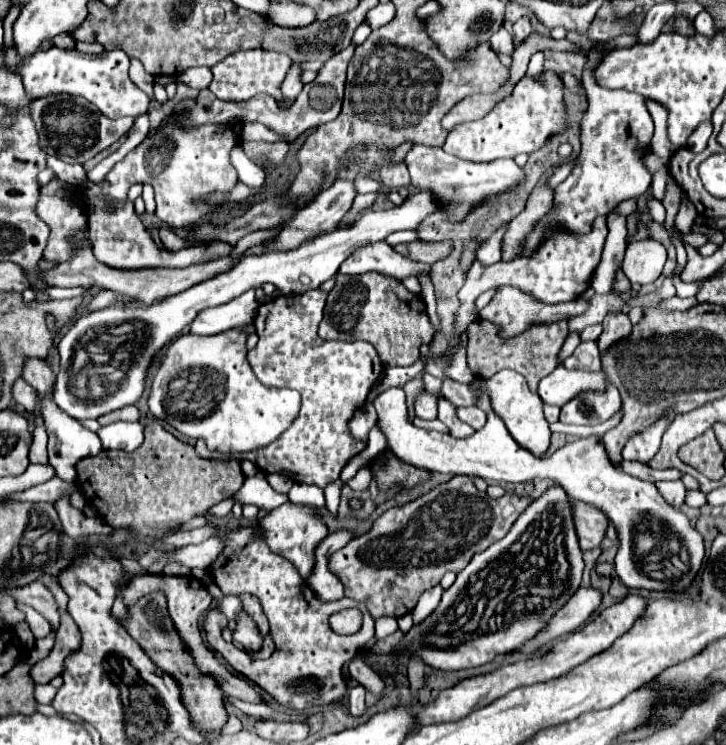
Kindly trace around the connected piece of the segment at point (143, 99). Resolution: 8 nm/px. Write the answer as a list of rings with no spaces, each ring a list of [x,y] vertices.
[[[52,46],[48,50],[36,50],[34,54],[20,58],[16,48],[8,48],[4,50],[4,66],[22,76],[30,102],[52,94],[82,96],[108,118],[120,118],[120,116],[136,118],[144,114],[150,104],[148,96],[128,76],[130,58],[128,54],[124,54],[124,50],[110,50],[94,56],[94,54],[82,54],[76,48],[66,50]]]

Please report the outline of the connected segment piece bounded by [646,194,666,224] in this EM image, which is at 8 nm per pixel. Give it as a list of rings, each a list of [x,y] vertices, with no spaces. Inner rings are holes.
[[[650,194],[650,196],[648,196],[648,200],[646,200],[646,206],[648,206],[648,212],[650,212],[652,220],[656,220],[656,222],[660,222],[660,224],[664,224],[666,212],[664,212],[662,202],[658,202],[658,200],[656,200],[656,198]]]

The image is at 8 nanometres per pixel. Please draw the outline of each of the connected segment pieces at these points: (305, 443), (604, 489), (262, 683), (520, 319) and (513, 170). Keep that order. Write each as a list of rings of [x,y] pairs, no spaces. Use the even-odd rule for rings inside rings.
[[[310,290],[298,296],[278,296],[264,306],[258,308],[254,326],[258,330],[258,344],[254,350],[248,352],[248,362],[254,372],[254,376],[270,388],[292,388],[298,390],[302,396],[300,404],[300,414],[292,422],[292,426],[280,434],[280,438],[260,450],[250,450],[250,452],[234,452],[234,454],[224,454],[224,452],[210,452],[208,446],[204,446],[204,440],[196,442],[198,454],[204,458],[242,458],[254,462],[258,468],[262,468],[266,474],[272,474],[272,470],[282,472],[290,476],[294,482],[302,484],[316,484],[324,488],[326,484],[334,482],[342,468],[366,448],[366,442],[356,440],[348,432],[348,422],[354,418],[354,412],[360,410],[368,398],[370,388],[380,380],[384,364],[380,362],[376,348],[364,340],[342,341],[342,340],[322,340],[318,336],[318,324],[322,318],[322,310],[326,304],[326,292],[322,290]]]
[[[390,388],[382,392],[376,400],[373,401],[374,408],[378,412],[378,424],[382,432],[388,438],[388,448],[406,464],[412,464],[422,470],[430,472],[446,472],[446,474],[466,474],[466,476],[480,476],[490,482],[530,482],[534,478],[546,478],[552,480],[554,484],[562,486],[564,492],[572,500],[580,500],[586,504],[596,506],[600,512],[606,514],[610,524],[616,526],[618,530],[618,554],[616,554],[616,574],[628,588],[644,588],[644,590],[668,590],[668,592],[680,592],[690,586],[694,580],[696,572],[702,566],[704,558],[704,540],[702,536],[690,526],[688,518],[670,506],[656,486],[652,482],[644,482],[638,478],[632,478],[630,474],[624,474],[620,468],[612,464],[608,458],[606,446],[600,436],[588,436],[580,438],[576,442],[570,442],[562,448],[558,448],[552,456],[542,456],[536,458],[528,450],[524,450],[514,438],[510,438],[504,422],[492,412],[488,398],[480,398],[478,408],[482,408],[488,414],[488,422],[482,430],[474,432],[472,436],[464,440],[448,438],[448,434],[440,434],[434,430],[422,430],[416,428],[412,422],[408,422],[408,410],[406,410],[406,398],[402,388]],[[646,516],[654,516],[660,524],[666,528],[674,530],[678,540],[686,546],[690,554],[690,570],[682,574],[680,580],[656,580],[640,572],[636,566],[634,554],[632,554],[632,542],[634,542],[634,528],[640,524]]]
[[[240,526],[228,532],[224,536],[224,550],[208,566],[208,574],[224,596],[256,596],[270,622],[270,636],[276,646],[274,654],[268,660],[252,660],[244,656],[244,652],[240,652],[234,644],[226,644],[222,638],[222,630],[226,628],[228,618],[220,612],[218,604],[204,614],[202,628],[206,632],[208,644],[220,652],[234,670],[252,680],[288,712],[306,712],[310,708],[340,702],[346,686],[342,666],[350,662],[360,652],[360,648],[374,640],[374,618],[368,614],[362,602],[350,598],[320,602],[316,594],[312,594],[312,588],[300,578],[296,566],[292,566],[292,562],[288,562],[284,556],[272,554],[264,540],[262,528],[258,526]],[[344,608],[358,608],[364,612],[364,624],[356,636],[336,636],[328,624],[328,618]]]
[[[500,286],[496,296],[492,298],[492,302],[480,310],[480,318],[498,324],[502,328],[502,334],[506,338],[510,338],[510,336],[516,336],[516,334],[524,332],[532,324],[550,324],[550,322],[556,322],[556,320],[562,320],[562,318],[574,318],[574,316],[582,314],[586,308],[588,308],[588,300],[584,300],[584,298],[576,298],[572,302],[564,302],[564,304],[556,304],[556,306],[550,304],[548,306],[544,302],[538,302],[536,298],[530,298],[528,294],[520,292],[518,288]]]
[[[414,146],[406,154],[406,164],[410,170],[412,186],[418,190],[432,190],[442,200],[446,200],[448,208],[444,212],[450,210],[448,214],[454,220],[464,218],[464,214],[468,214],[472,210],[472,206],[476,206],[480,200],[484,200],[492,194],[500,194],[508,188],[514,188],[516,184],[520,184],[524,180],[524,172],[520,166],[516,166],[514,160],[496,160],[496,162],[488,162],[488,164],[474,164],[474,162],[454,158],[454,156],[446,154],[442,148],[428,148],[428,146]]]

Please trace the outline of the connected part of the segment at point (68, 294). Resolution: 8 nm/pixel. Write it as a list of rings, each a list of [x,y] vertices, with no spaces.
[[[52,287],[48,289],[48,294],[51,299],[69,299],[76,296],[80,296],[85,289],[83,287],[73,287],[73,288],[60,288]]]

